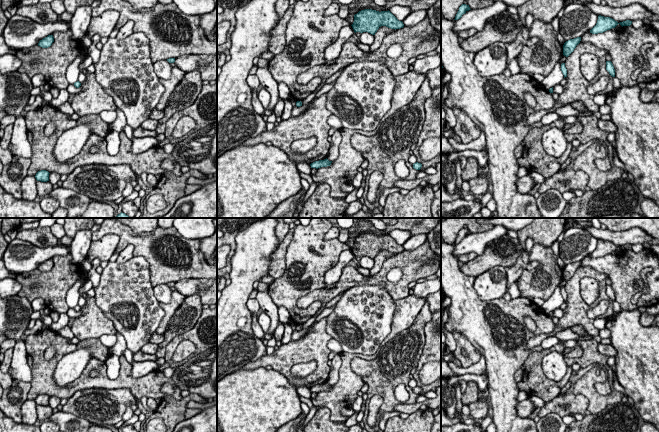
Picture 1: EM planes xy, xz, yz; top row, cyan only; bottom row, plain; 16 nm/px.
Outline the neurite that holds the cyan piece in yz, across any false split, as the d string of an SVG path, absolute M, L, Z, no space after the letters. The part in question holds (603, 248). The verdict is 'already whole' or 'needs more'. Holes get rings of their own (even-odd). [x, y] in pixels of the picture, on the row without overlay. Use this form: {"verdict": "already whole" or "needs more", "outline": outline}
{"verdict": "already whole", "outline": "M599 239L597 247L590 254L590 257L592 257L592 258L603 257L607 254L615 252L618 248L620 248L622 251L630 250L632 248L632 245L626 244L626 245L618 247L617 245L615 245L614 243L612 243L610 241L604 241L604 240Z"}

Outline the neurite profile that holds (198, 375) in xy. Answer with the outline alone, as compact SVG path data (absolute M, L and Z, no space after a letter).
M217 346L197 354L183 365L177 366L171 378L174 387L178 387L181 391L187 390L206 400L214 400L217 397Z

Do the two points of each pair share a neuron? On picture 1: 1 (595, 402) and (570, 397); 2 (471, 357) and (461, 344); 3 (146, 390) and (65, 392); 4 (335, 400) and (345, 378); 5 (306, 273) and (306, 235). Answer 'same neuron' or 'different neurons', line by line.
1: different neurons
2: same neuron
3: same neuron
4: same neuron
5: same neuron

